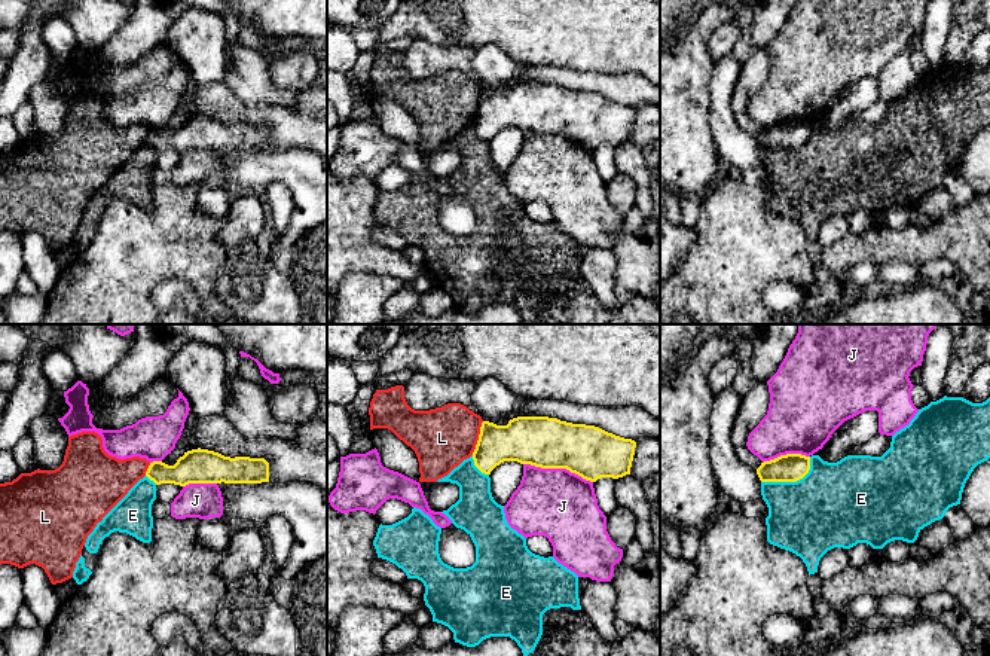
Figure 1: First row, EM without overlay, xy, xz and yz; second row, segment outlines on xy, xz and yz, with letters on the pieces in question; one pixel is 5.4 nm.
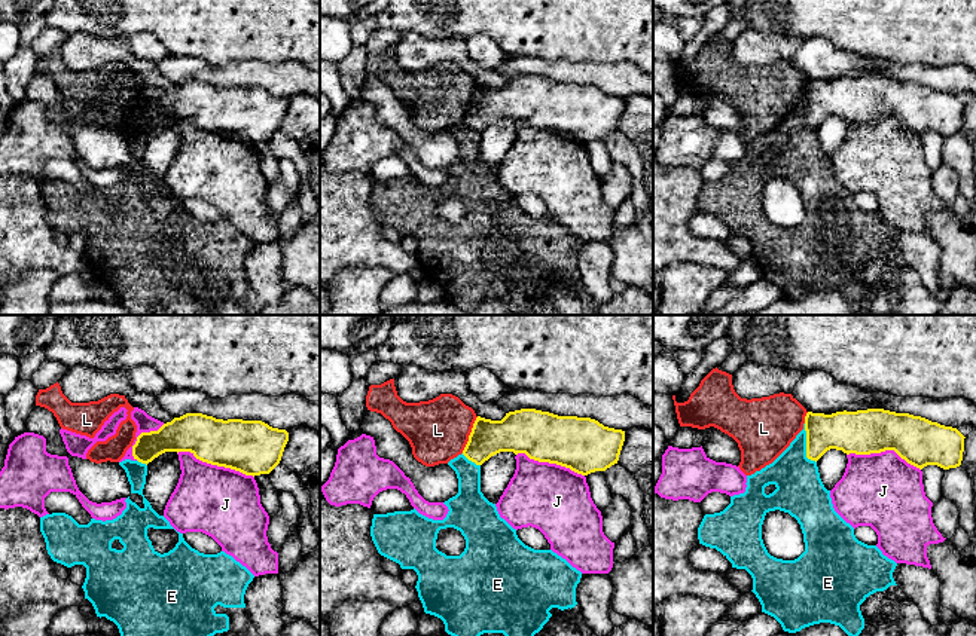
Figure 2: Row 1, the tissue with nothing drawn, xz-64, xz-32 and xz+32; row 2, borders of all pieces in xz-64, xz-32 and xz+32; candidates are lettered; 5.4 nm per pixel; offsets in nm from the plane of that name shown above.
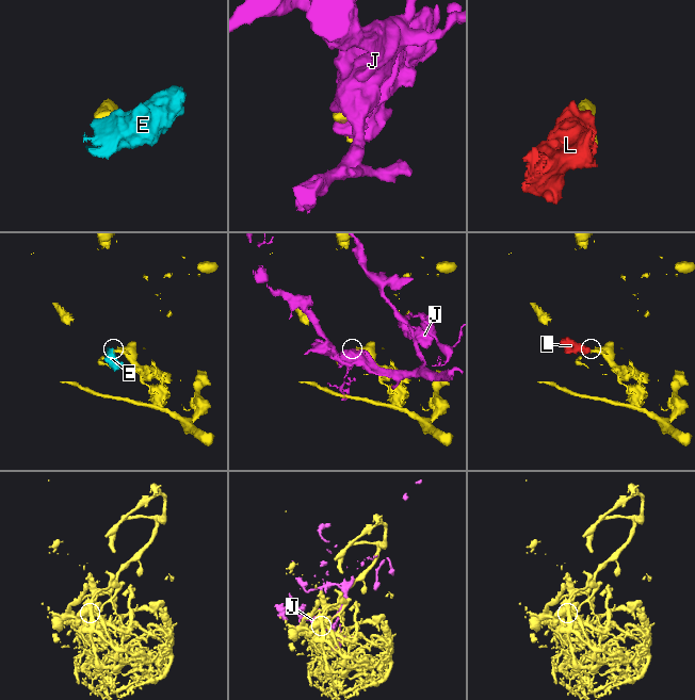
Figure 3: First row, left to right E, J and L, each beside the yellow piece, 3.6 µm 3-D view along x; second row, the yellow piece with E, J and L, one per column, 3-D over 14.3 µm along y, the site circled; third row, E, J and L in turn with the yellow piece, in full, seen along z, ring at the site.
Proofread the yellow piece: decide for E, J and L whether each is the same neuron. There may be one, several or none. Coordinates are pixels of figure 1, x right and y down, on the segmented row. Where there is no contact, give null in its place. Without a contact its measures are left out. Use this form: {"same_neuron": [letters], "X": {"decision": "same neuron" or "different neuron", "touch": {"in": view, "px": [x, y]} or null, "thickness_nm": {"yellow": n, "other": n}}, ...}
{"same_neuron": [], "E": {"decision": "different neuron", "touch": {"in": "yz", "px": [791, 481]}, "thickness_nm": {"yellow": 160, "other": 440}}, "J": {"decision": "different neuron", "touch": {"in": "xz", "px": [558, 467]}, "thickness_nm": {"yellow": 280, "other": 380}}, "L": {"decision": "different neuron", "touch": {"in": "xz", "px": [479, 438]}, "thickness_nm": {"yellow": 260, "other": 320}}}

